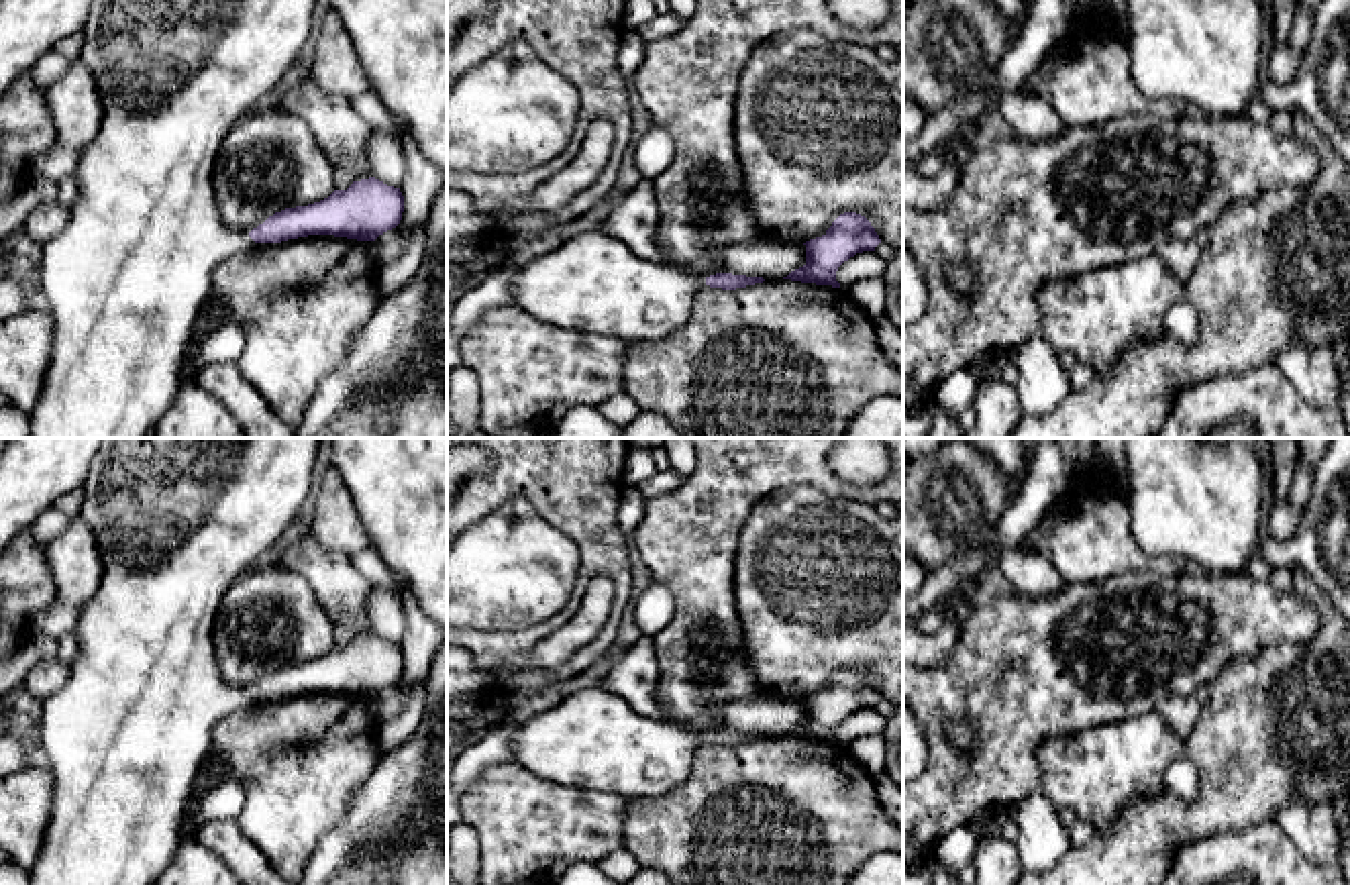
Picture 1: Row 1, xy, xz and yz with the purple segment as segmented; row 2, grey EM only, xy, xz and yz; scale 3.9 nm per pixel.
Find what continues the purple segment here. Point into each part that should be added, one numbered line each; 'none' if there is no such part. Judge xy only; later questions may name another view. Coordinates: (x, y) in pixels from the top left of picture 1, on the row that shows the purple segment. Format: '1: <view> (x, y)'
1: xy (127, 278)

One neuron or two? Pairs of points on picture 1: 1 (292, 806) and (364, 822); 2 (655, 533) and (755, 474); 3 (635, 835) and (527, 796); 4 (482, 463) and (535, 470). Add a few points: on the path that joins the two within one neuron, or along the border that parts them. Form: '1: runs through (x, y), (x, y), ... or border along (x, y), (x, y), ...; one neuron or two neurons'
1: border along (366, 773), (347, 810), (313, 853); two neurons
2: runs through (680, 533), (686, 533), (731, 488); one neuron
3: border along (631, 800), (625, 812), (620, 847); two neurons
4: border along (494, 459), (488, 470), (468, 480); two neurons

